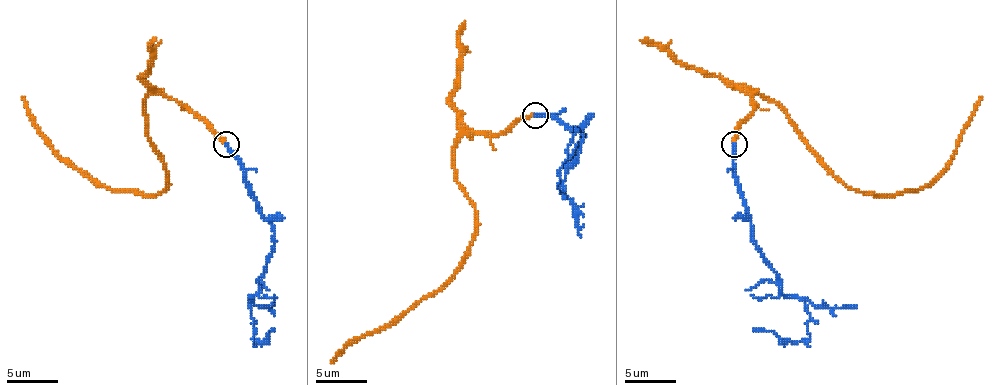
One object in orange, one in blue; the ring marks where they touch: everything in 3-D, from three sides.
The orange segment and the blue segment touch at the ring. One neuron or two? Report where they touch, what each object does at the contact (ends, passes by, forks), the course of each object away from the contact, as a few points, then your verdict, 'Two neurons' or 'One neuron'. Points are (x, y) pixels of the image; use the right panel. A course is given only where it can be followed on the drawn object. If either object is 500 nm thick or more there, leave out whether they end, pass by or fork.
Place: (734, 144). At the ring orange ends. At the ring blue ends. Course of orange: (735, 143), (735, 130), (758, 94), (776, 102), (848, 187), (918, 192), (946, 166), (982, 97). Course of blue: (735, 143), (732, 166), (753, 243), (784, 295), (799, 297), (810, 315), (810, 336), (799, 341), (753, 328). One neuron

